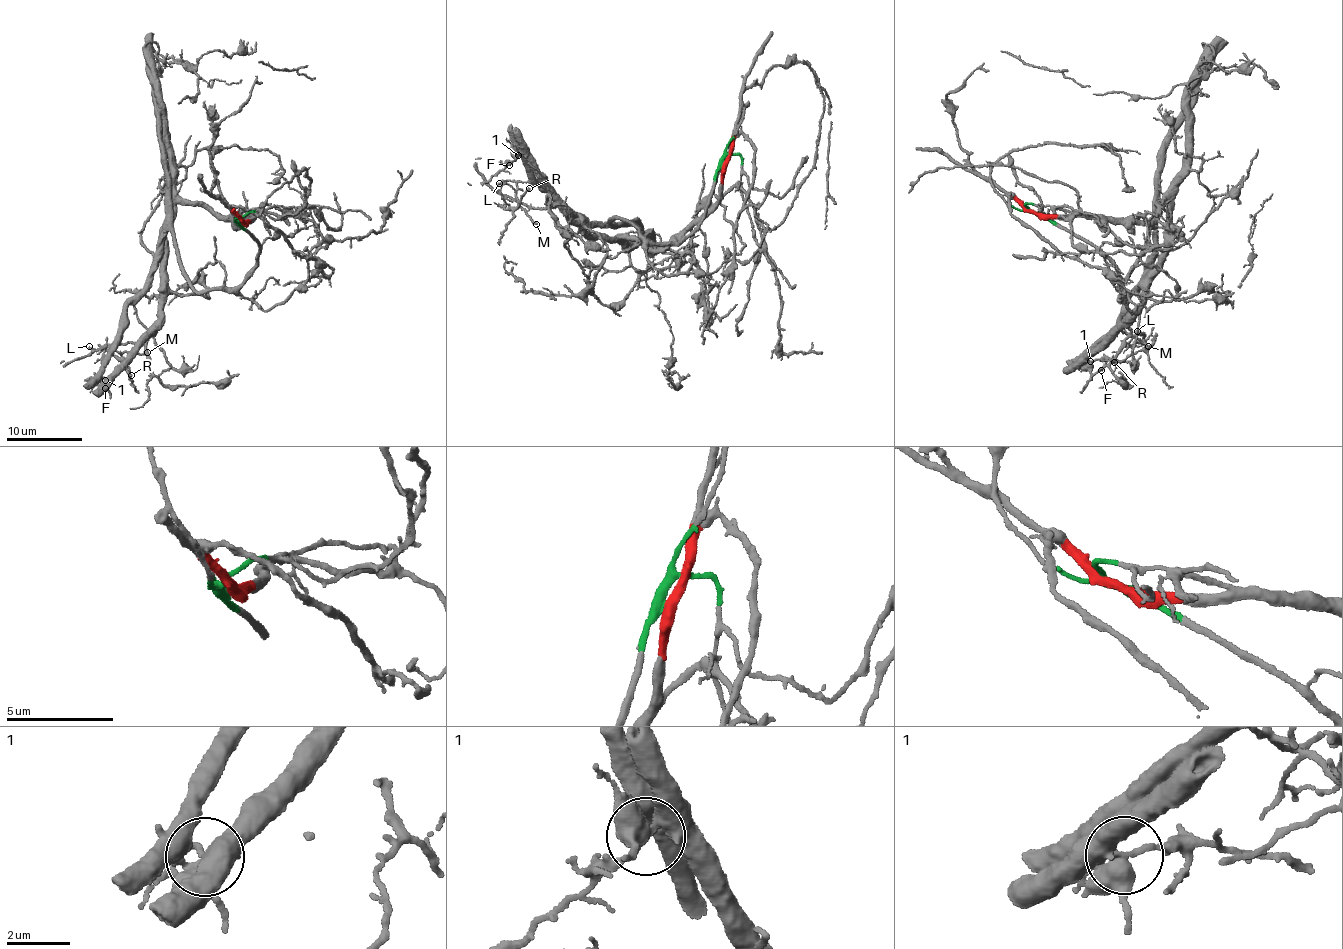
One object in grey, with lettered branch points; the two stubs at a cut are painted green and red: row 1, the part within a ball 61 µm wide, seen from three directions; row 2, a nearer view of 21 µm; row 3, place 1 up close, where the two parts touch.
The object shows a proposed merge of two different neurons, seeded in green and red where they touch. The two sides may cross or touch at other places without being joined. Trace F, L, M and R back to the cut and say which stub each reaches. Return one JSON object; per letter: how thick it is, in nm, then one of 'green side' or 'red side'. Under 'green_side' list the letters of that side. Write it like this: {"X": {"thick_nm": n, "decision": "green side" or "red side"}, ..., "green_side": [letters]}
{"F": {"thick_nm": 160, "decision": "red side"}, "L": {"thick_nm": 190, "decision": "green side"}, "M": {"thick_nm": 190, "decision": "green side"}, "R": {"thick_nm": 190, "decision": "green side"}, "green_side": ["L", "M", "R"]}

